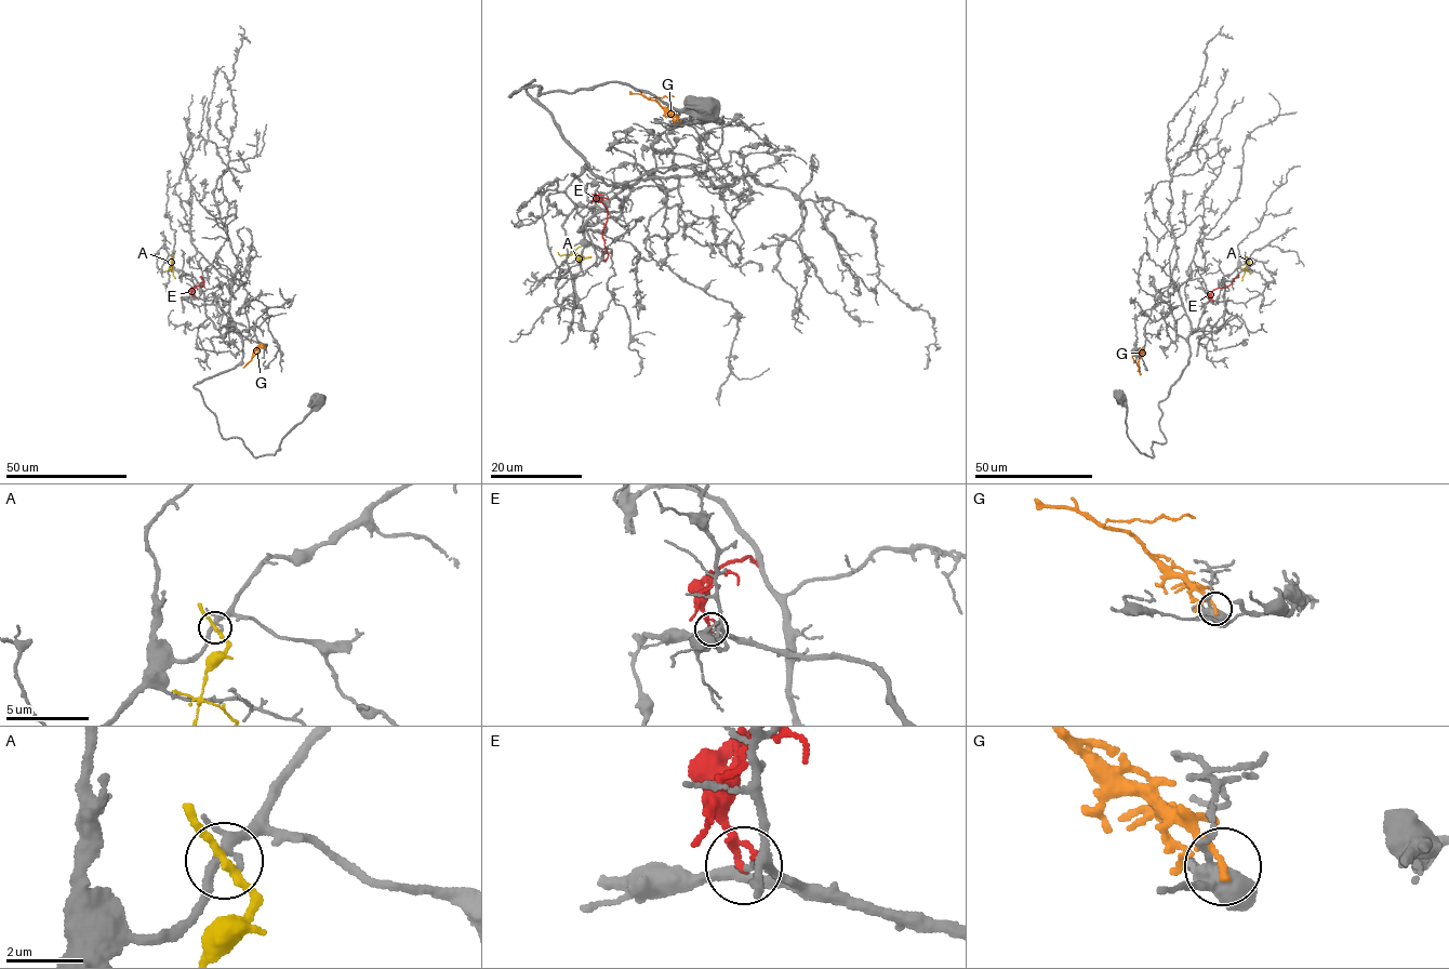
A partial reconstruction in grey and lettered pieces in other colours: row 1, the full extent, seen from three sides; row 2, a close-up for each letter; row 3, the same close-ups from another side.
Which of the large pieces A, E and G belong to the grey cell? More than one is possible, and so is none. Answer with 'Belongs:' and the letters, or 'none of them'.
Belongs: none of them

